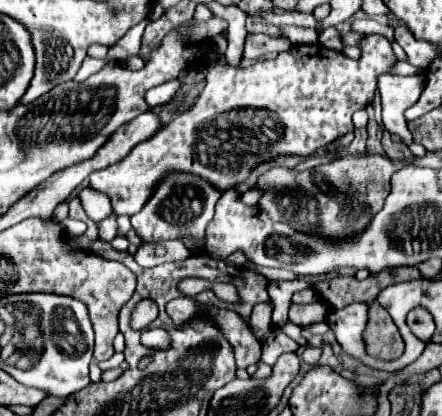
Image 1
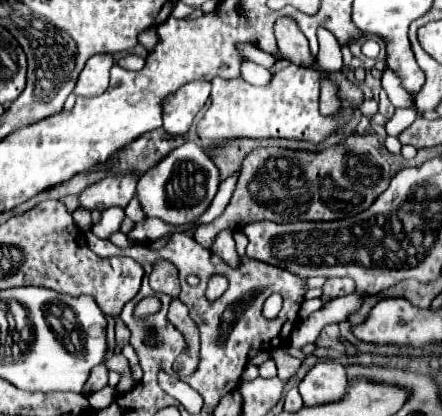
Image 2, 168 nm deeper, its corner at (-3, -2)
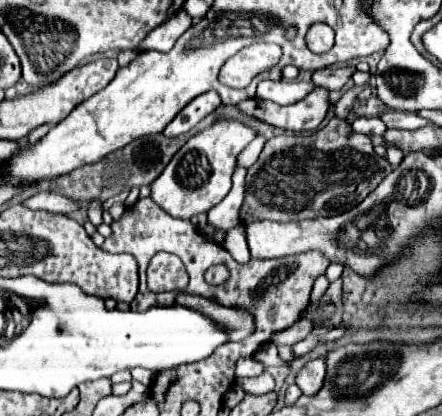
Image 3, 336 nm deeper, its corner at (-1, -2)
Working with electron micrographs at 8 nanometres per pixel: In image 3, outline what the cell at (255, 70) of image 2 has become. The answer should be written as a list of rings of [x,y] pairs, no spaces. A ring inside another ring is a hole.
[[[261,81],[257,85],[257,97],[261,99],[269,99],[269,101],[275,101],[279,105],[289,105],[289,103],[295,103],[299,101],[299,95],[303,93],[309,93],[315,85],[309,81],[295,81],[295,83],[287,83],[287,81]]]

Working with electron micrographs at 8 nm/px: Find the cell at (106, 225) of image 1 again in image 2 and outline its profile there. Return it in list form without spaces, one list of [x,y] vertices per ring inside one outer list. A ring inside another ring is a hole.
[[[109,207],[103,211],[101,215],[101,221],[97,225],[93,225],[93,233],[101,239],[107,239],[111,233],[117,233],[119,227],[121,227],[121,221],[123,221],[125,213],[123,213],[123,207]]]

